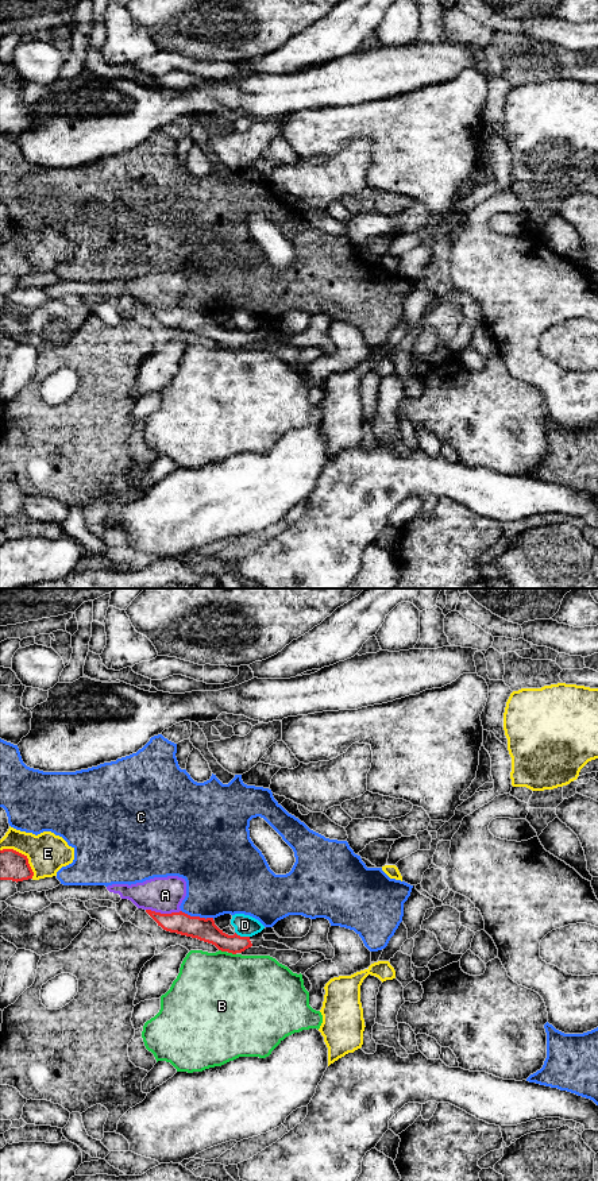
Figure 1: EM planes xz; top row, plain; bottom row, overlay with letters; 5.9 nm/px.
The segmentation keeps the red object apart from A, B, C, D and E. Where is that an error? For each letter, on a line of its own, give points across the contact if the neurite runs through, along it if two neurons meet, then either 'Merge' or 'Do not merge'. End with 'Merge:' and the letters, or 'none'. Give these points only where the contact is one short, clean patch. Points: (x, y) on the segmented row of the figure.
A: Do not merge
B: Do not merge
C: Do not merge
D: Boundary: xz (235, 931), (249, 937). Do not merge
E: Do not merge
Merge: none

